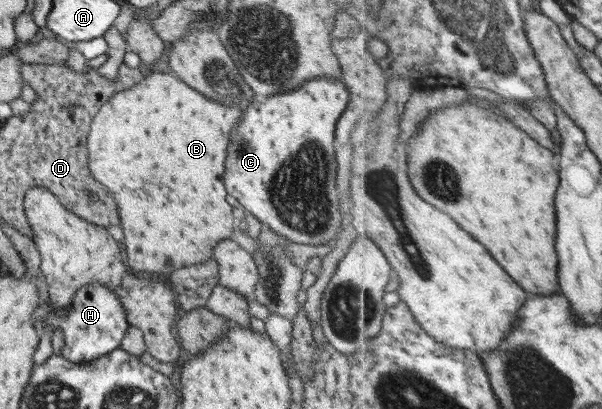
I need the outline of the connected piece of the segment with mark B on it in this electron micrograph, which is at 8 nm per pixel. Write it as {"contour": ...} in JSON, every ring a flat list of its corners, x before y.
{"contour":[[152,72,148,76,143,76,142,81,138,81,136,85,128,87,123,91,114,93,92,118,89,125,89,135,87,136,87,169,89,173,100,183,106,187,108,193,112,193,112,197,116,199,116,207,118,207,118,219,120,219,120,227,124,233,124,251,126,251,126,263,129,265,129,271,138,273,157,273,168,276,173,272,178,272,182,268,192,266,197,263,204,263,212,258,212,249,216,247,216,243,232,237,232,231,236,226,232,215,230,215,230,205,224,201,226,199,226,191,222,187,222,175,224,175,224,161,226,161,226,147,228,147,228,133,236,127,236,123,240,120,240,108,236,104,229,105,212,101,208,97,194,91,188,87,180,78,176,78,173,73]]}

